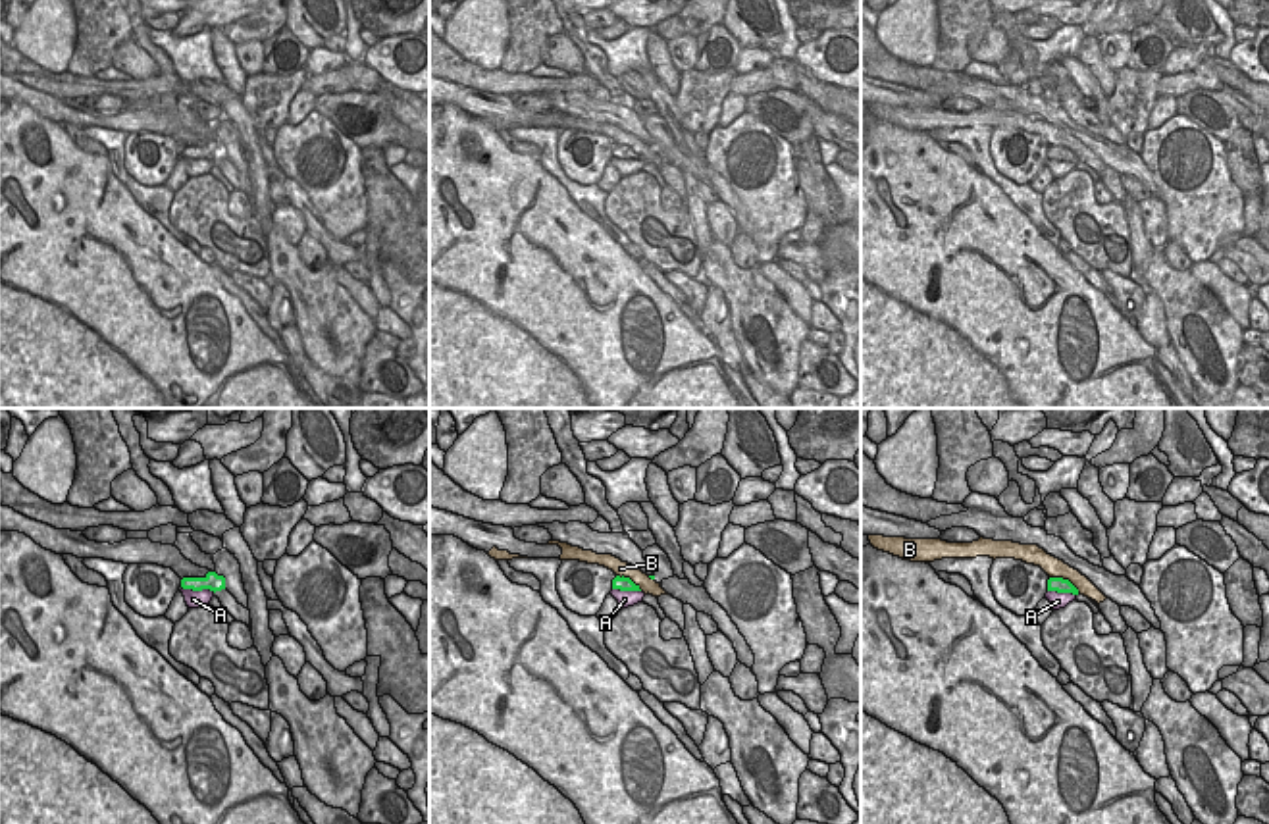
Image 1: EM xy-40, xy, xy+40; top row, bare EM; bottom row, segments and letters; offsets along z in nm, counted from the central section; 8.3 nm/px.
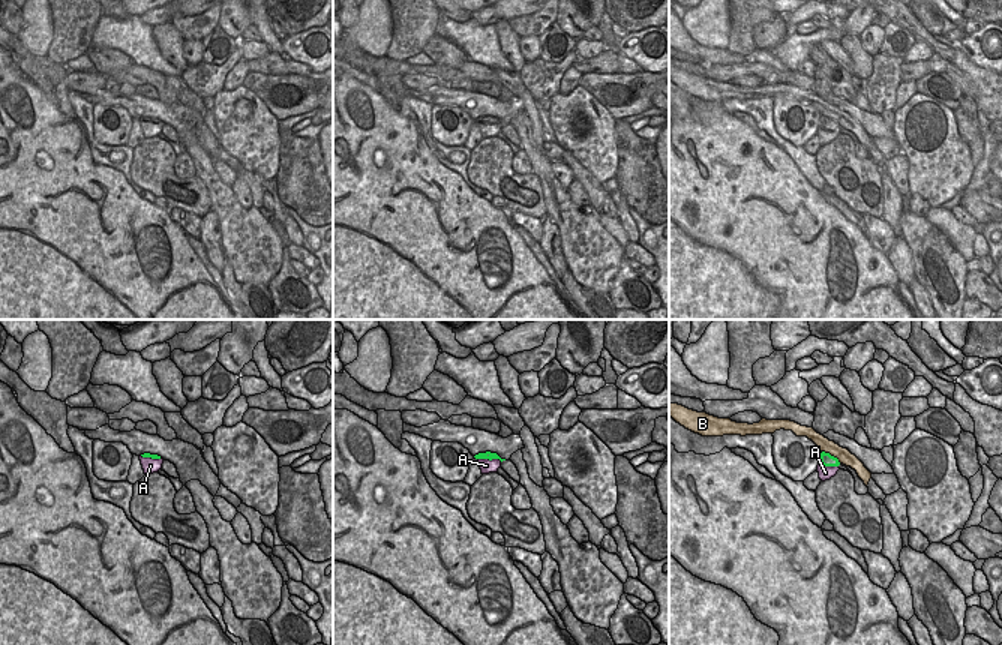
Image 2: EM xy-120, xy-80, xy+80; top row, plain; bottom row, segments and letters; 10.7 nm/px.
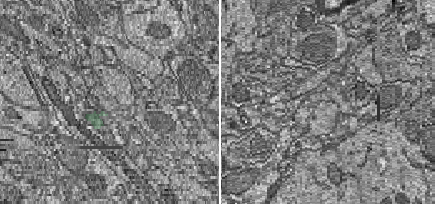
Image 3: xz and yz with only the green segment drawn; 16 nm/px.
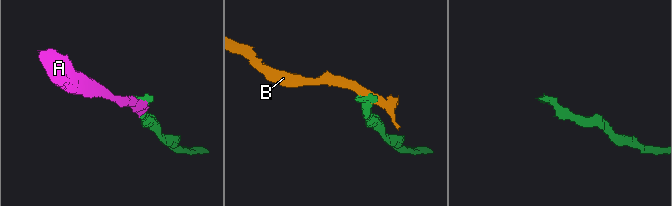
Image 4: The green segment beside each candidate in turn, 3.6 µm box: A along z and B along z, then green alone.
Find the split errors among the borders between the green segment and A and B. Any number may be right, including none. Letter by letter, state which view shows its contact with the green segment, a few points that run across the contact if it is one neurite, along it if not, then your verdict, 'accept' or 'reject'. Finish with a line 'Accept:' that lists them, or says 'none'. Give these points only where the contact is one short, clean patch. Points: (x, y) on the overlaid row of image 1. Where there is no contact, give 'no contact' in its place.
A: xy-40 | accept
B: xy+40 | xy+40 (1050, 576), (1061, 576), (1079, 592) | reject
Accept: A

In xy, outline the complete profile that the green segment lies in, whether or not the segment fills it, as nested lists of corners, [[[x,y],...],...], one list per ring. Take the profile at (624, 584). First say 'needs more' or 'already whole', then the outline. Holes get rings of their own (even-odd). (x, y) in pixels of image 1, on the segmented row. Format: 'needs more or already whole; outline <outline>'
needs more; outline [[[616,576],[612,579],[610,595],[618,601],[622,608],[634,606],[643,601],[645,593],[630,578]]]

